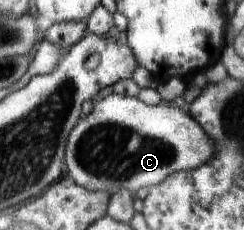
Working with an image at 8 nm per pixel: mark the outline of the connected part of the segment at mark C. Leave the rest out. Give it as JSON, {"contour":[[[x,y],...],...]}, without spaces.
{"contour":[[[106,92],[95,99],[93,105],[92,111],[74,126],[66,146],[67,175],[86,190],[102,191],[111,195],[124,189],[135,194],[140,188],[161,184],[166,177],[176,172],[199,168],[216,155],[214,140],[202,130],[202,126],[193,116],[186,114],[182,108],[176,108],[172,102],[162,101],[158,106],[150,106],[138,97]]]}

